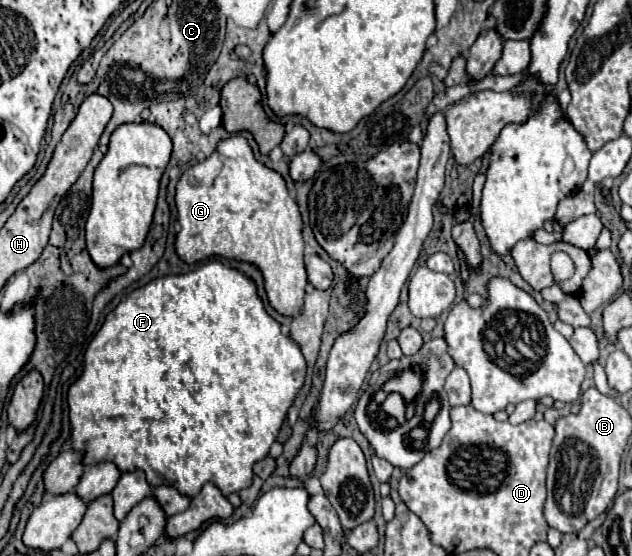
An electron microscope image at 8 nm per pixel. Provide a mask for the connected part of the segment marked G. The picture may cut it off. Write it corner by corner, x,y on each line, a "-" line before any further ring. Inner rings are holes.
244,136
222,140
210,158
190,166
180,176
176,184
176,210
180,232
174,246
186,264
214,256
250,262
264,276
270,306
290,318
302,314
304,288
308,284
302,262
302,218
286,190
284,178
254,158

